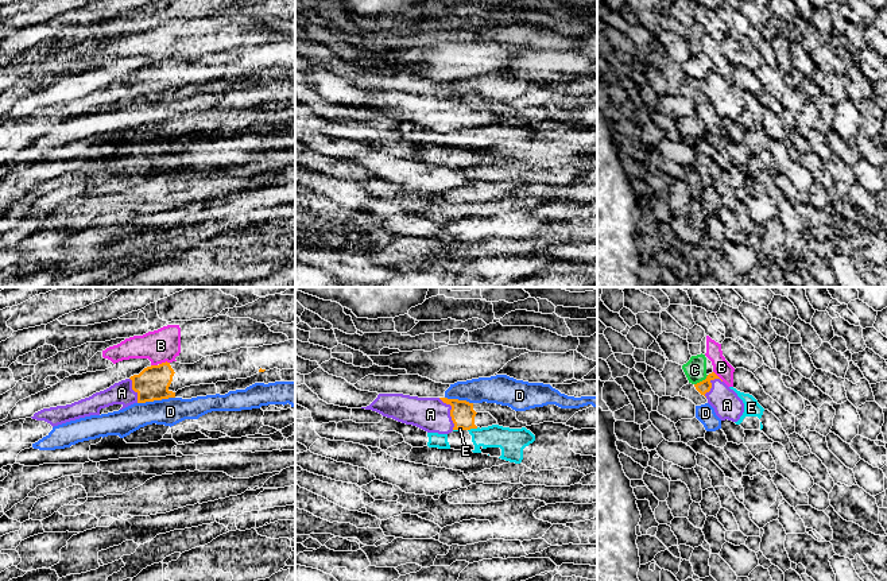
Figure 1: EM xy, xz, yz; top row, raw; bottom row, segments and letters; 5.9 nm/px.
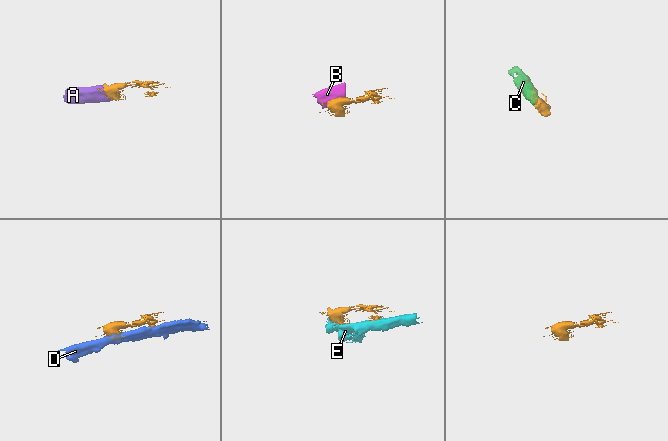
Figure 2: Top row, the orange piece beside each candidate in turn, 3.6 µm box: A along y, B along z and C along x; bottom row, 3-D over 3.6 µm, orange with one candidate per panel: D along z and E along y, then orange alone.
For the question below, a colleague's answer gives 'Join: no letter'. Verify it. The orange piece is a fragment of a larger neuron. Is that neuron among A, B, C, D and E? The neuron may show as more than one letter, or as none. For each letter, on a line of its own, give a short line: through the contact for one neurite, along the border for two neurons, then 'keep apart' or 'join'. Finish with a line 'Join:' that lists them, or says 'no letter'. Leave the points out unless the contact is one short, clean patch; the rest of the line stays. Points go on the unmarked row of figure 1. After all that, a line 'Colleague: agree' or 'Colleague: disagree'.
A: line xz (463, 112), (450, 109), (430, 112); join
B: line xy (169, 59), (159, 62); keep apart
C: keep apart
D: line xy (174, 95), (138, 101); keep apart
E: keep apart
Join: A
Colleague: disagree

